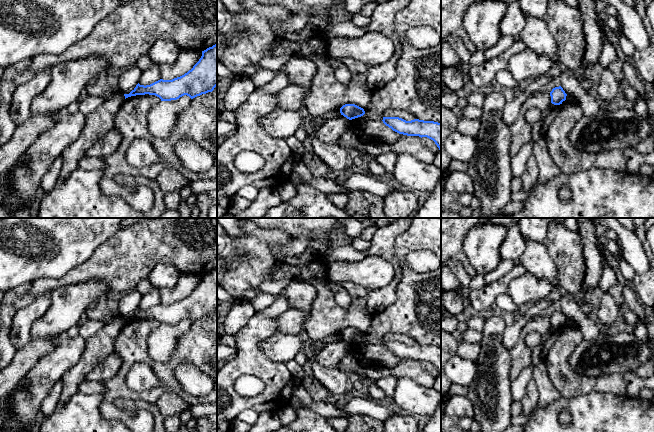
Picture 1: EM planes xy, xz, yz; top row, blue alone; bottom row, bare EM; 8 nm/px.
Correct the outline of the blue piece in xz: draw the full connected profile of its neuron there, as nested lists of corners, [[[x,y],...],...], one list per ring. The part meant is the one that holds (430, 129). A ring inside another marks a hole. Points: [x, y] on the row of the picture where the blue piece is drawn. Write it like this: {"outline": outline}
{"outline": [[[383,117],[383,123],[393,131],[407,135],[427,137],[441,150],[441,123],[414,119],[406,121],[399,117]]]}

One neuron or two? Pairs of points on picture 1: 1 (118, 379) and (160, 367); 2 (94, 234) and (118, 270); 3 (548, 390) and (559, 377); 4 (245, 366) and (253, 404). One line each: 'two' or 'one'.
1: one
2: two
3: two
4: one

